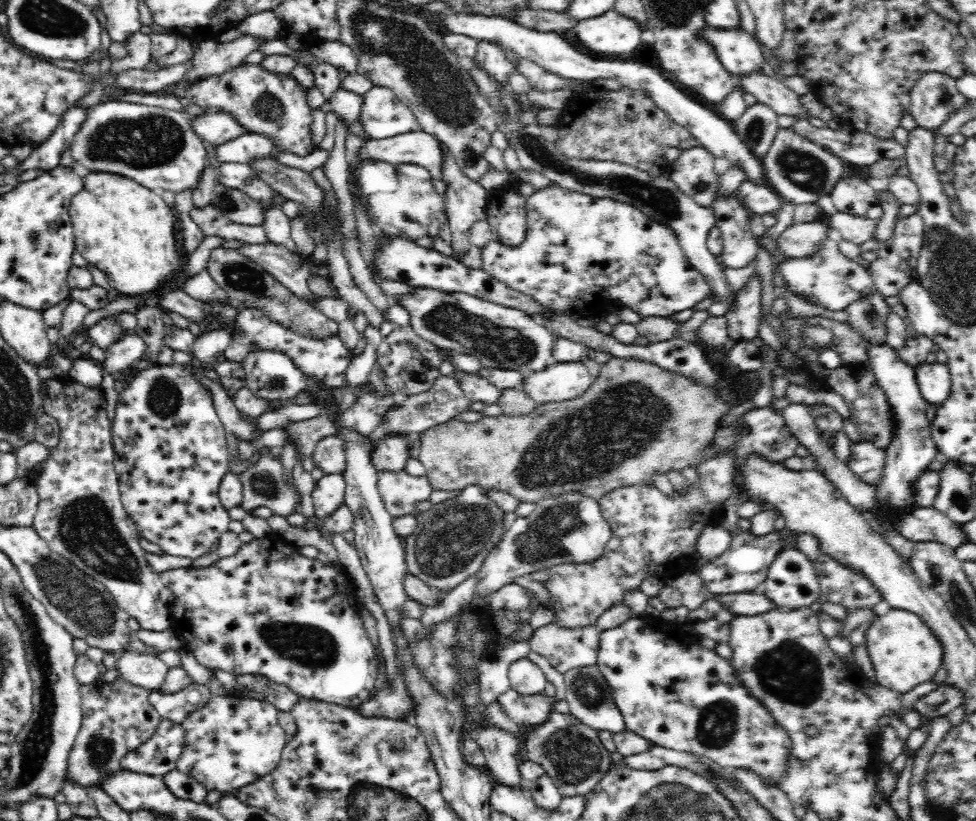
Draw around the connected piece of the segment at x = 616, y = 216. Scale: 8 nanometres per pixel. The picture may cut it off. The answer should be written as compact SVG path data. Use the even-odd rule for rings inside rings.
M552 183L544 188L536 189L531 196L526 198L525 206L527 208L525 239L518 246L513 247L504 245L504 243L498 240L490 240L486 246L481 248L482 271L494 277L494 279L500 280L500 282L506 284L506 287L530 296L536 303L546 308L548 313L566 313L572 315L576 312L576 308L580 306L580 302L584 302L584 300L588 300L588 298L594 300L594 294L596 294L596 296L600 294L600 298L606 298L606 300L612 298L612 300L620 302L620 305L634 310L634 312L642 318L648 318L650 316L670 317L683 310L694 308L698 303L714 294L706 278L698 272L698 270L695 270L686 259L686 255L683 253L677 241L678 236L675 235L671 227L660 224L657 220L646 216L645 213L634 208L634 205L630 206L630 204L624 204L623 202L610 200L608 198L594 198L593 196L588 196L586 193L576 192Z

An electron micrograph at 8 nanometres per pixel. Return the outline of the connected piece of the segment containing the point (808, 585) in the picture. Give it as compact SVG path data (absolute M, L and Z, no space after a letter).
M785 530L781 533L786 533L783 552L772 560L768 576L762 582L759 591L764 593L768 600L772 601L773 606L777 606L777 608L782 606L788 606L792 609L806 608L813 602L820 602L821 588L815 572L814 561L808 560L807 556L798 550L798 541L795 539L797 534Z

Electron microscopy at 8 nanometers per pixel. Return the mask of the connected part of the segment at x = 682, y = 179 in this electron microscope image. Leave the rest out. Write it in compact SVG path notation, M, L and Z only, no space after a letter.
M692 147L682 150L680 156L668 165L669 178L678 185L678 190L703 207L712 206L720 190L714 157L704 147Z

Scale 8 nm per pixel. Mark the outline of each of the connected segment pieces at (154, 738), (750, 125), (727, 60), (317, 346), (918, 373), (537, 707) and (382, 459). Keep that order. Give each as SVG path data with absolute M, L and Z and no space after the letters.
M161 719L154 734L136 751L130 752L122 761L123 770L149 776L162 776L177 769L178 758L185 745L182 725Z
M757 101L752 106L747 107L744 111L744 114L739 119L731 122L733 128L740 136L740 139L744 141L744 144L748 146L750 151L761 160L762 157L765 157L765 154L770 148L773 136L778 132L780 126L778 126L778 113L770 106Z
M708 26L701 36L713 45L717 57L727 72L740 76L762 72L764 54L756 39L744 29L724 30Z
M256 308L242 309L238 317L235 318L234 331L236 334L233 336L232 343L226 351L223 352L225 360L230 362L239 362L243 364L243 360L246 360L246 356L250 352L254 351L278 351L285 352L292 360L294 364L297 364L298 370L307 378L315 378L319 382L325 384L325 388L340 388L345 384L346 371L348 365L351 361L351 351L346 348L344 342L340 340L337 334L332 334L328 338L310 338L308 336L303 336L302 334L297 334L290 328L286 328L277 322L276 319L270 318L269 314L263 312L262 310L257 310Z
M924 362L914 367L915 379L926 403L938 406L950 396L951 376L946 364Z
M512 688L500 694L495 702L516 724L542 724L553 710L552 701L544 694L523 695Z
M392 433L374 437L372 464L377 472L402 472L412 453L412 436Z

